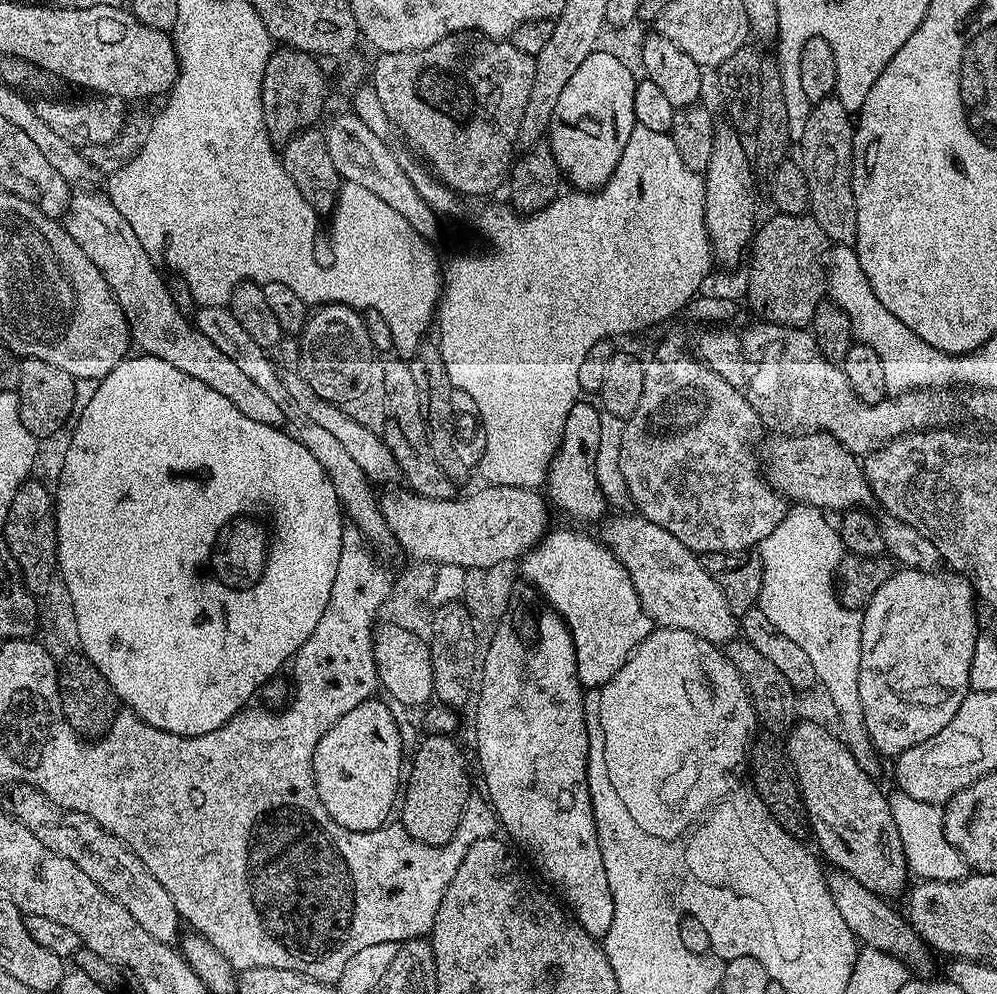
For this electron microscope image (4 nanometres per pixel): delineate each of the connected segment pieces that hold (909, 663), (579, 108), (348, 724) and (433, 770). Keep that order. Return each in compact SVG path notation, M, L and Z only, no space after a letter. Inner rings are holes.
M901 567L878 586L878 594L870 598L862 612L862 662L858 678L862 710L859 715L864 719L864 728L873 746L889 758L901 756L910 746L926 742L926 738L934 738L942 726L951 722L970 691L970 662L978 635L976 608L972 605L974 589L963 575L940 574L936 570L923 572Z
M592 56L592 60L588 60L588 64L584 64L584 68L580 68L580 72L576 72L576 76L572 76L572 84L568 84L568 88L564 90L564 96L560 100L560 108L556 108L556 124L552 124L552 144L556 144L556 156L560 156L560 164L564 164L564 168L568 168L568 172L572 172L571 187L576 190L595 190L603 188L607 184L610 177L616 175L616 167L622 158L622 154L626 150L626 142L630 139L630 132L637 125L634 112L634 94L637 83L637 77L632 77L633 69L624 65L614 58L614 56Z
M379 698L363 700L350 710L350 714L342 714L342 718L330 726L328 736L322 737L324 744L320 744L320 752L314 755L316 776L320 776L320 796L324 796L328 812L332 812L340 824L348 824L348 828L376 828L376 824L384 820L388 804L396 804L392 800L392 788L396 788L396 779L402 772L392 772L392 776L356 776L352 764L368 764L368 768L402 768L404 740L400 737L395 714ZM332 732L336 732L336 740L348 740L348 748L332 748ZM340 732L348 732L348 736L340 736ZM356 744L360 744L360 752L356 752Z
M425 735L425 740L416 748L416 757L412 760L412 773L407 773L406 787L402 797L404 809L403 827L415 840L421 840L424 844L440 847L454 838L454 834L460 825L460 819L464 813L464 807L468 805L470 789L468 789L468 764L464 761L464 752L455 743L451 736Z

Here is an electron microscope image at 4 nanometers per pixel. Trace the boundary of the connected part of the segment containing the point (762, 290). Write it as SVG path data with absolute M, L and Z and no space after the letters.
M773 215L765 224L763 221L754 232L758 243L756 243L755 253L750 257L748 273L751 281L748 302L753 313L761 311L774 320L781 320L785 323L803 323L803 320L811 316L812 308L816 307L816 300L820 297L823 284L823 272L820 267L826 262L830 241L826 233L817 227L817 223L813 223L813 219L800 215Z

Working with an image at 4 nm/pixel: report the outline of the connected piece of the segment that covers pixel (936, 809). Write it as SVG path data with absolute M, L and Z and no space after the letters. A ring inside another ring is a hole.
M892 792L888 796L888 805L894 815L895 826L898 827L909 871L915 877L920 876L918 878L923 881L963 880L968 874L968 867L961 853L945 836L943 809L939 805L911 798L905 792Z

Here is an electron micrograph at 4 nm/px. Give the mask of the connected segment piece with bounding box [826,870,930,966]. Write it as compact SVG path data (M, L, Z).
M832 870L832 873L829 871L826 879L830 894L834 898L834 906L838 906L838 914L842 914L842 922L846 922L852 935L861 945L888 952L912 966L927 962L930 952L924 941L920 939L919 934L915 932L907 919L901 913L899 916L888 905L891 903L885 897L876 895L866 886L862 886L862 882L839 870Z

